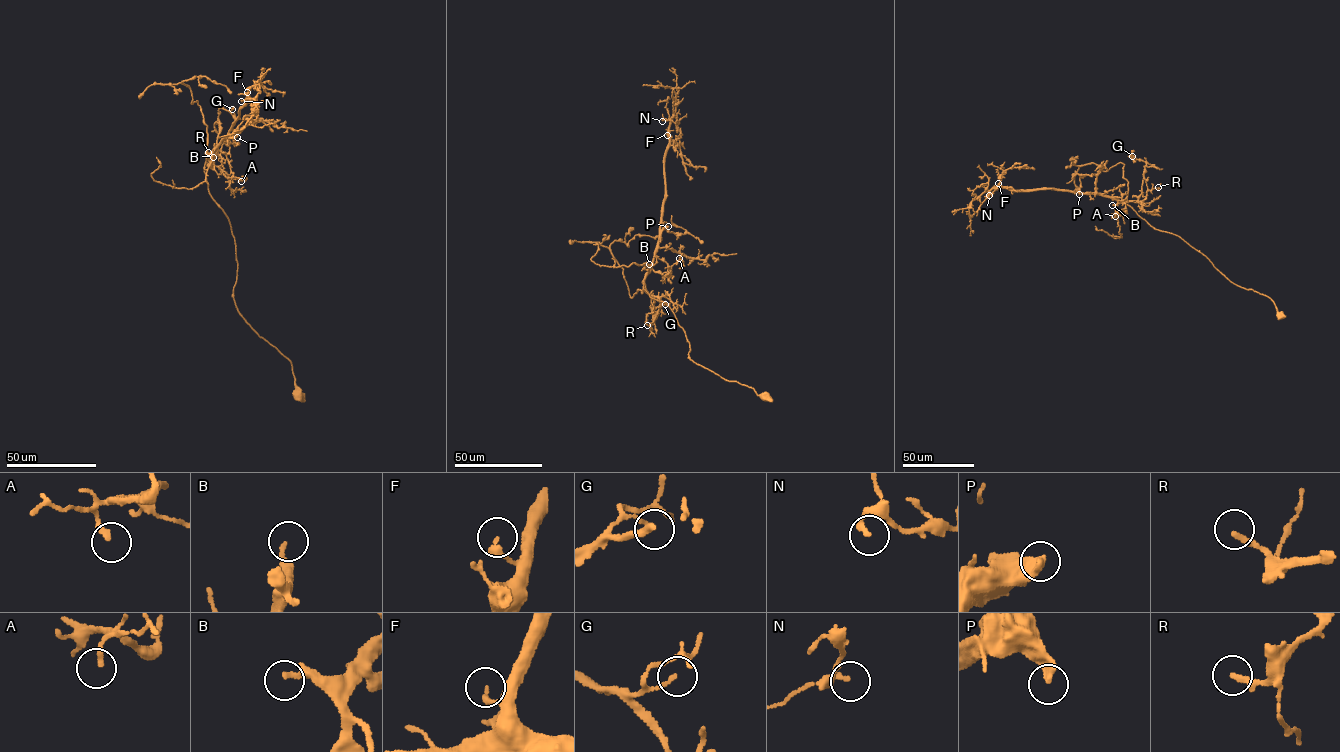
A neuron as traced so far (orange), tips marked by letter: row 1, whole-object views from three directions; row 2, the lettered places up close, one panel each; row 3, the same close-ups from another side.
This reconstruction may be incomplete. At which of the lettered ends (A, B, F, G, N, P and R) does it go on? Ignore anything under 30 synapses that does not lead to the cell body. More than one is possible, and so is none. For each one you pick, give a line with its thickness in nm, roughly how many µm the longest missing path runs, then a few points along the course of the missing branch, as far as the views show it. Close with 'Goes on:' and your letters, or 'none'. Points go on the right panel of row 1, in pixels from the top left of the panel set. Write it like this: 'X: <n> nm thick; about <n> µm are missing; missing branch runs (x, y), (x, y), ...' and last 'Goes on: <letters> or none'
P: 360 nm thick; about 35 µm are missing; missing branch runs (1079, 194), (1095, 212), (1107, 217)
Goes on: P

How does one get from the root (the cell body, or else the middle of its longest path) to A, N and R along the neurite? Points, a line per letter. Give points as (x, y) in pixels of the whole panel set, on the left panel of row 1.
A: (298, 396), (291, 362), (236, 306), (236, 245), (208, 190), (208, 155), (216, 148), (223, 152), (241, 181)
N: (298, 396), (289, 360), (238, 310), (234, 238), (204, 172), (208, 155), (250, 98), (241, 101)
R: (298, 396), (291, 362), (236, 306), (234, 238), (204, 172), (206, 156), (219, 167), (221, 156), (208, 152)

